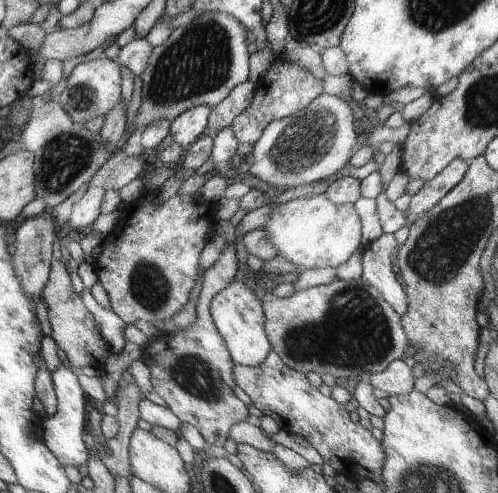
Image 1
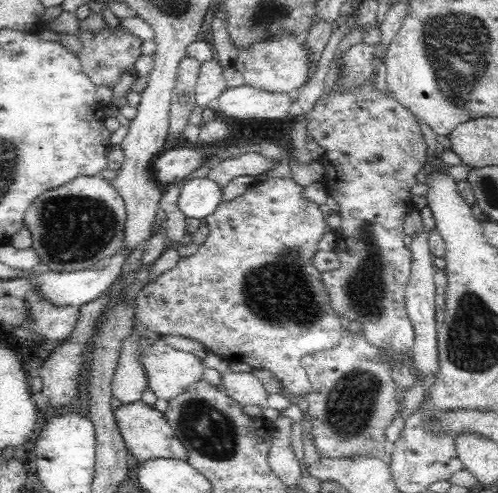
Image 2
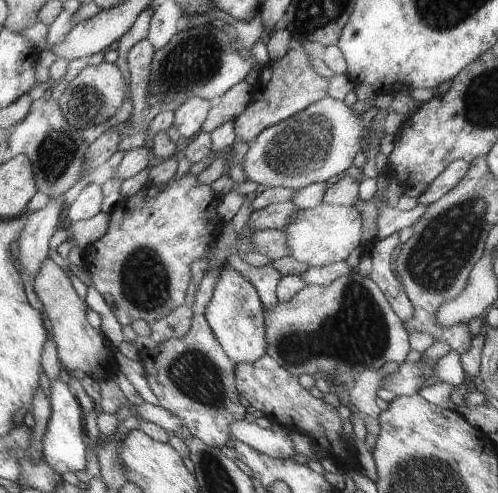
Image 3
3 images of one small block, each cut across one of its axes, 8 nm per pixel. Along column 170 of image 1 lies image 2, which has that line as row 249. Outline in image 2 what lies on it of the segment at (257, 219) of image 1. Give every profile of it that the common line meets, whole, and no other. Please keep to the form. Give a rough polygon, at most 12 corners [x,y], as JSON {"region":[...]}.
{"region":[[374,78],[306,122],[334,186],[332,308],[404,354],[402,226],[426,142]]}

